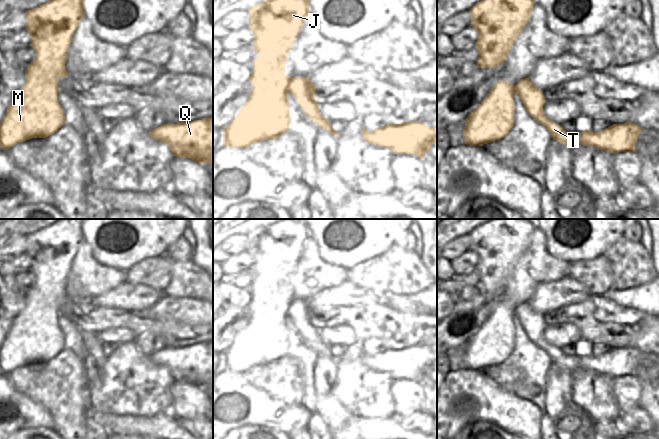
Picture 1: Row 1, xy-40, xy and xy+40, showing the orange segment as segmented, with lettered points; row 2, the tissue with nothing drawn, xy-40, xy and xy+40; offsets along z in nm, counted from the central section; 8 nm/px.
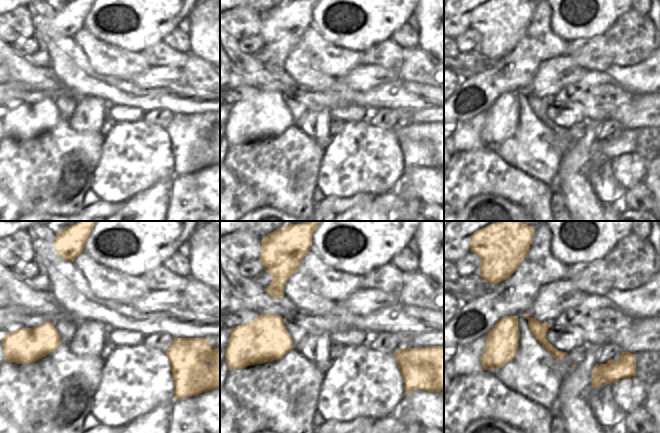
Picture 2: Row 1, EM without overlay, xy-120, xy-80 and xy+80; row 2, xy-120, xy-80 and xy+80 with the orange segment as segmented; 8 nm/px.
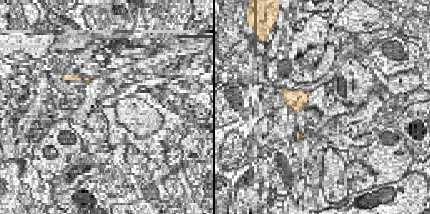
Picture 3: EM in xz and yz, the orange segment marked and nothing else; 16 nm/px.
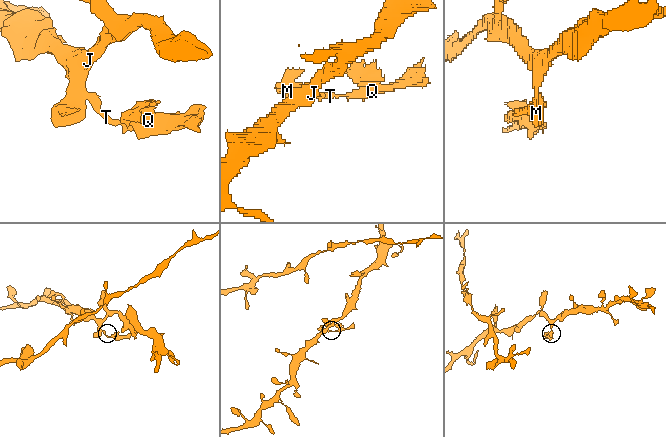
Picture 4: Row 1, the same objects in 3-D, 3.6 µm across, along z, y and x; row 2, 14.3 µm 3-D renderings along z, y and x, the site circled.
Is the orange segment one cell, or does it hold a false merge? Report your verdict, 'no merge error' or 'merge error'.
merge error

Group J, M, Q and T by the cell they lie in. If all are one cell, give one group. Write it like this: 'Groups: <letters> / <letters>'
Groups: J M / Q T.

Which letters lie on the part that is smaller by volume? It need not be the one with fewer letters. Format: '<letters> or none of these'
Q, T

